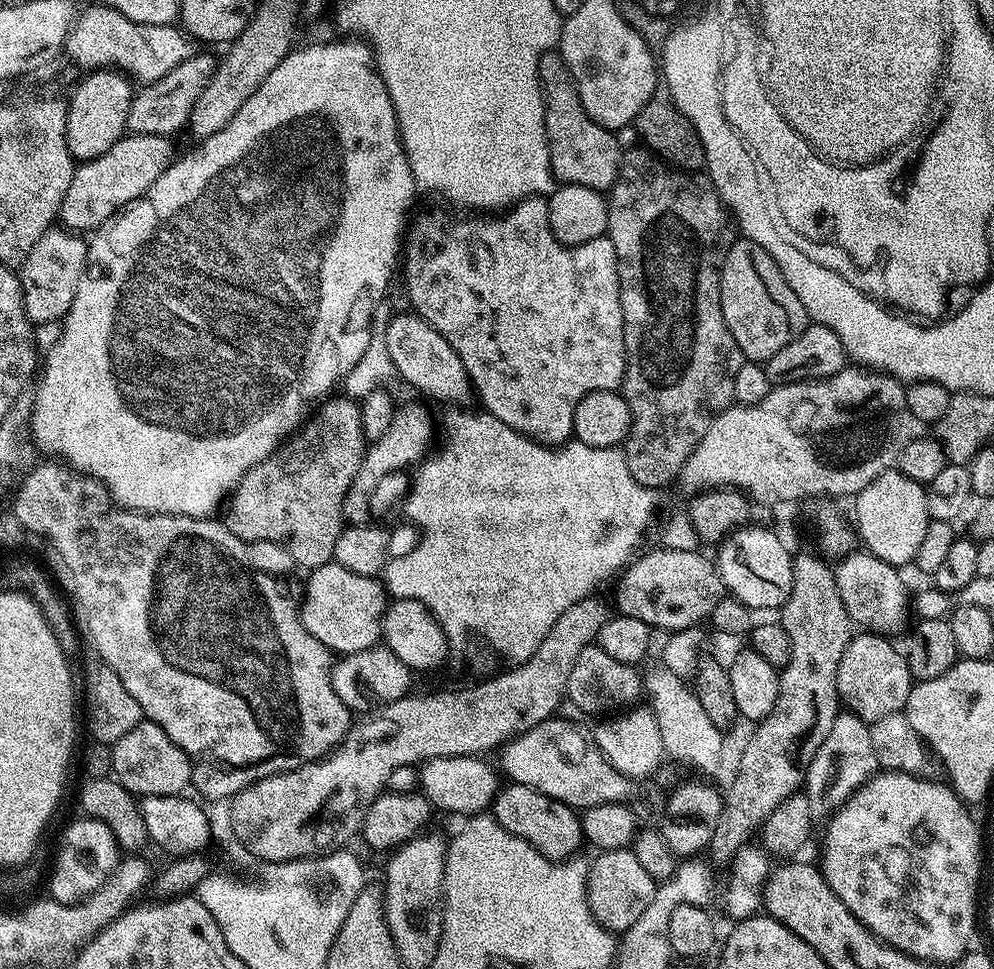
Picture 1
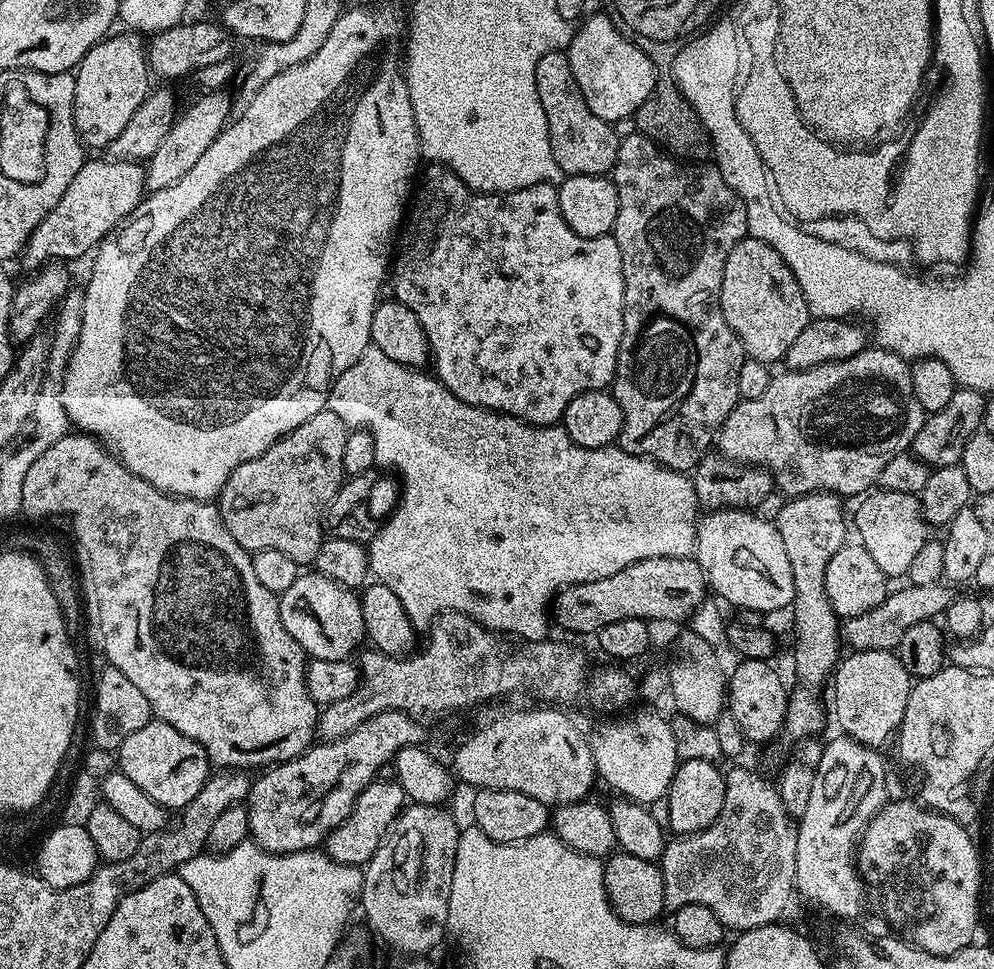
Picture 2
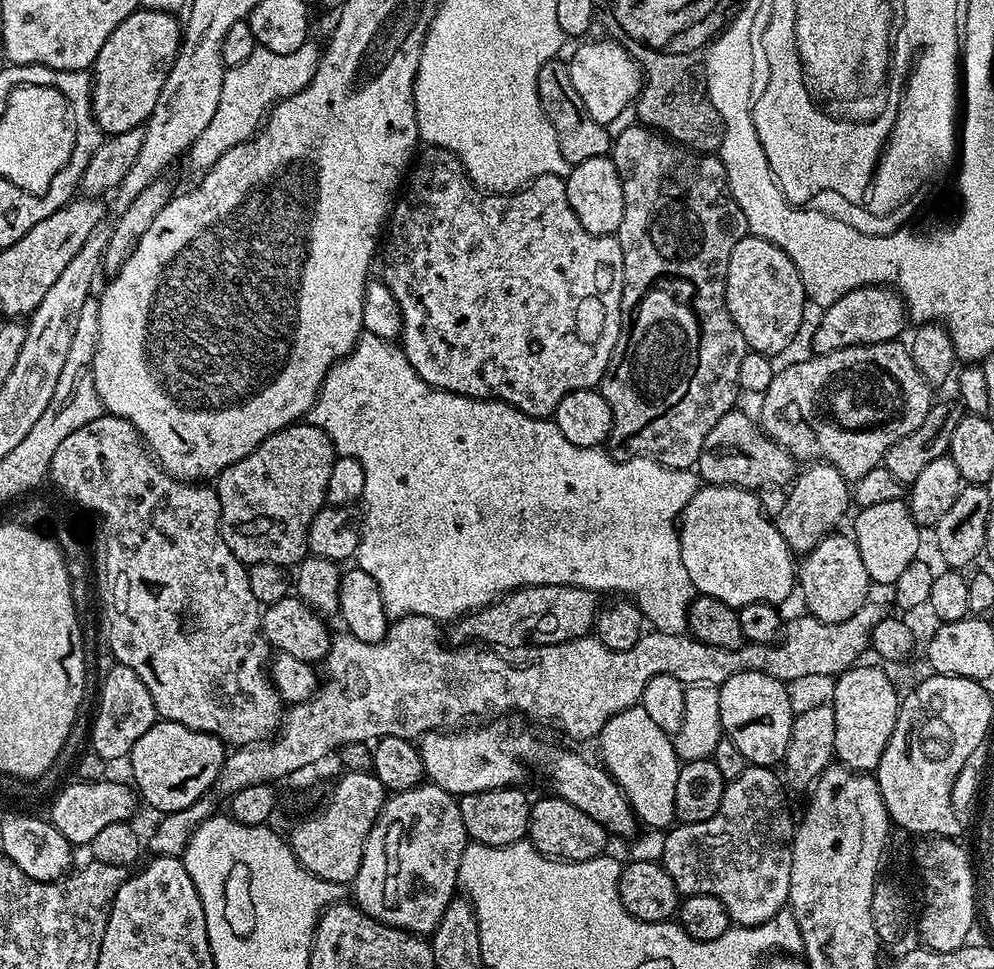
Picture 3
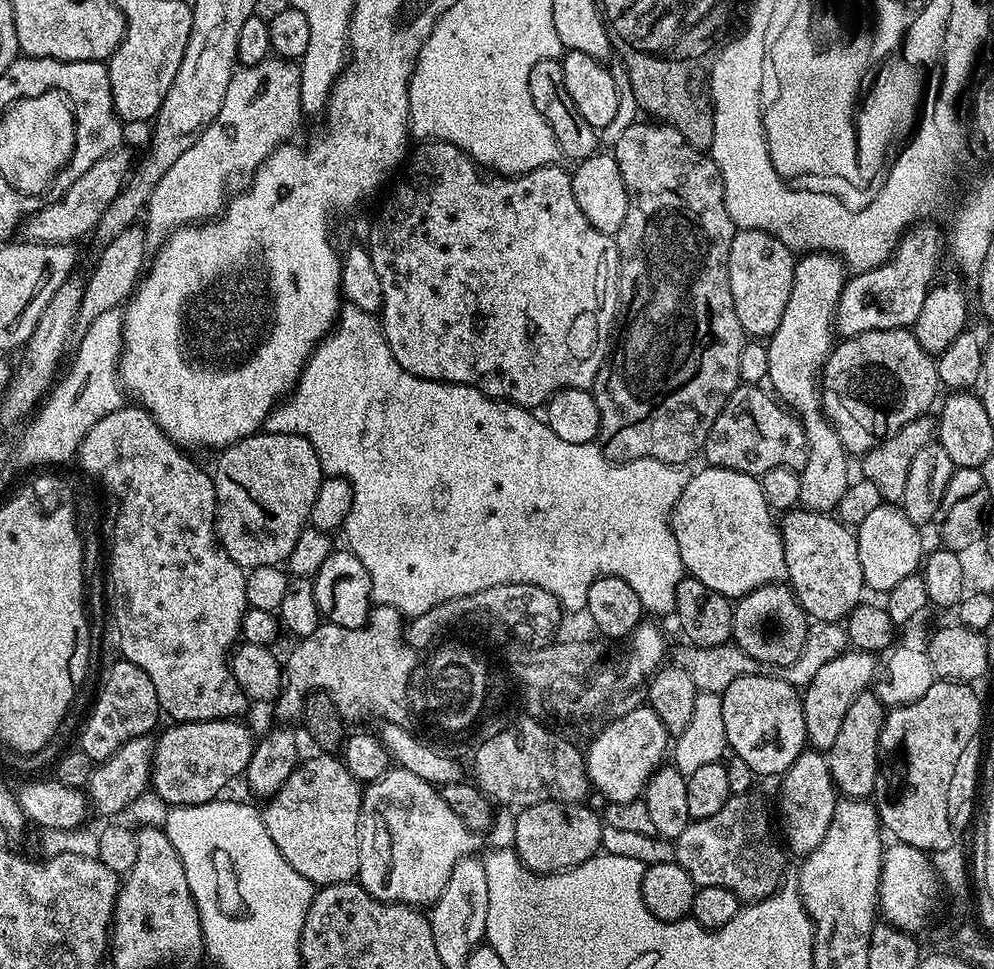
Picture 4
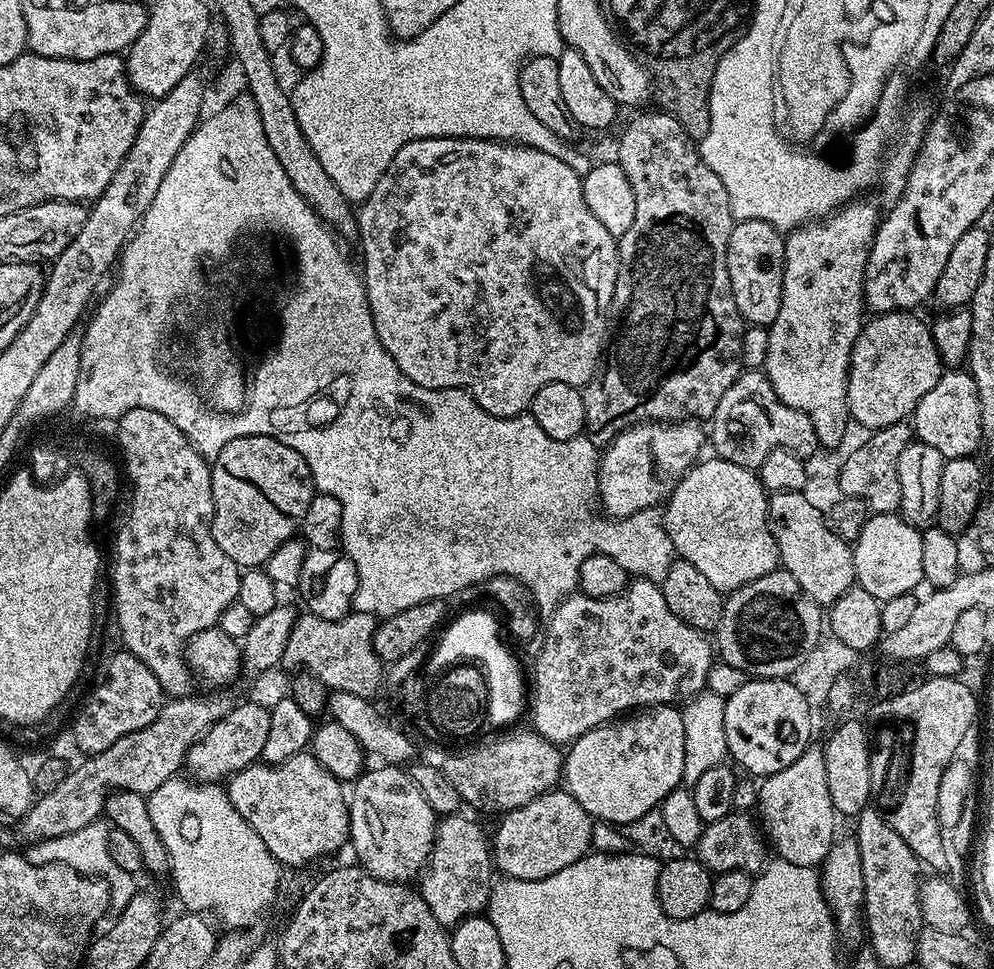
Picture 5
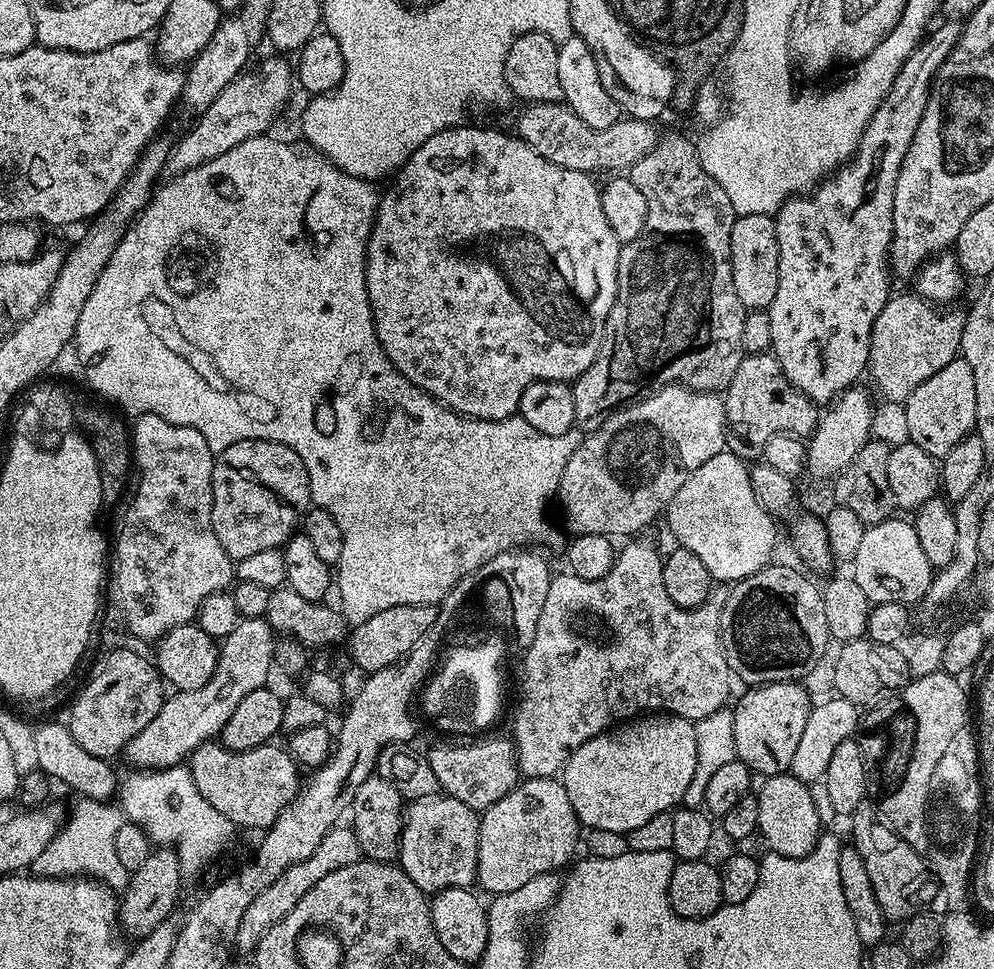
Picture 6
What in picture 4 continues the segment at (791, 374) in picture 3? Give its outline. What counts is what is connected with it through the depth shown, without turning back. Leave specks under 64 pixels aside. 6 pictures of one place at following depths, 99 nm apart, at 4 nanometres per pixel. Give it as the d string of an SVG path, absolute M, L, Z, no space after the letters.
M911 328L870 330L866 334L841 339L828 355L820 377L820 407L826 419L836 427L842 446L850 454L869 452L887 436L902 430L906 422L925 415L928 407L937 403L941 392L935 359L922 350L922 346L918 346L918 338L914 338Z

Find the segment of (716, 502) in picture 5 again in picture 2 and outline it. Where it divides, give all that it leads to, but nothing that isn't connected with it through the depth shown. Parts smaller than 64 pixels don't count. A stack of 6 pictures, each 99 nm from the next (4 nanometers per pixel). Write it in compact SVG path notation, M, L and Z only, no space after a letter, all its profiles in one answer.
M723 508L717 512L708 512L699 517L696 525L696 547L694 549L694 559L704 572L704 577L708 579L708 587L713 593L717 592L725 605L733 604L736 610L754 610L761 614L767 612L776 612L779 608L787 609L794 598L794 574L790 570L790 562L786 558L786 549L782 546L782 538L778 534L775 523L770 520L763 520L755 511L745 510L743 508Z

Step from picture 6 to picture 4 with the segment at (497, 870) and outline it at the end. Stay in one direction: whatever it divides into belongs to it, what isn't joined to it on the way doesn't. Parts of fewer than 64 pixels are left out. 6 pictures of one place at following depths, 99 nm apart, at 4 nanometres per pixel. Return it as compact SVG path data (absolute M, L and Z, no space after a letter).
M544 801L519 809L514 851L531 872L565 872L601 851L600 839L604 824L601 817L597 813L595 816L587 806L584 802L563 804L560 801Z

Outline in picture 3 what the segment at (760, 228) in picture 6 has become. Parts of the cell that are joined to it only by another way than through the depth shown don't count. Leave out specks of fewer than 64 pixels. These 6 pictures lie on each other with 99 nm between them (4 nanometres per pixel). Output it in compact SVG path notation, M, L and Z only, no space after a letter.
M749 234L730 250L726 306L730 318L734 318L734 326L742 330L742 338L746 338L751 351L773 358L786 351L804 324L804 304L802 278L792 259L781 248Z

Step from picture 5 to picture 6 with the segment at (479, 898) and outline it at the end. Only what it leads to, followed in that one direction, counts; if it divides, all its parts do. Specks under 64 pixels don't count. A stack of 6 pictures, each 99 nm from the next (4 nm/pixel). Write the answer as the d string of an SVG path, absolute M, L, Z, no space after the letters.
M445 794L413 800L404 814L398 863L404 873L426 894L447 888L472 888L477 883L480 816L465 802Z

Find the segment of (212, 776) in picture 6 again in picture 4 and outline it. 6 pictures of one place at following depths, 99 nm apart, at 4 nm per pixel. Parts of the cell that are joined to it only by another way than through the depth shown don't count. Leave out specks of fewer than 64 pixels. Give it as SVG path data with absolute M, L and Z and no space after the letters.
M315 754L300 762L277 793L263 805L266 834L274 838L274 846L314 886L347 884L357 879L360 870L360 807L364 801L361 781L350 774L343 759L336 754Z

